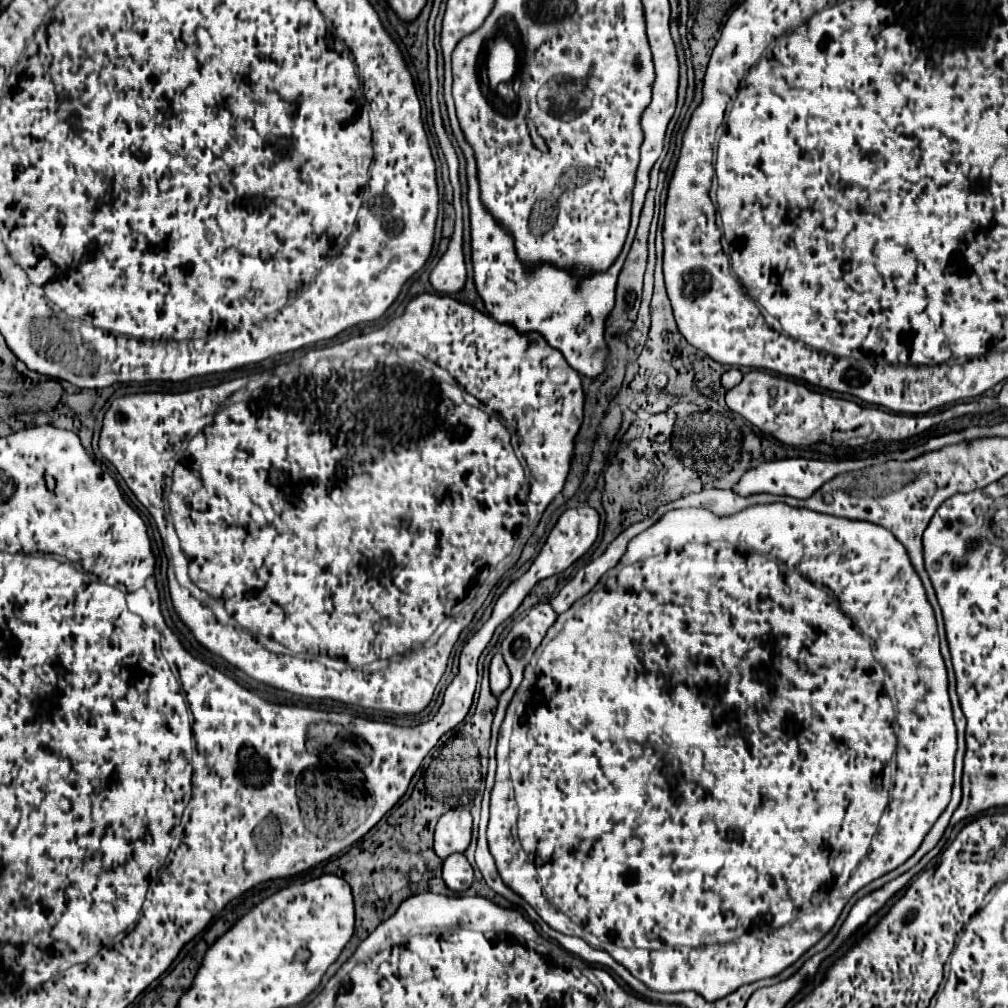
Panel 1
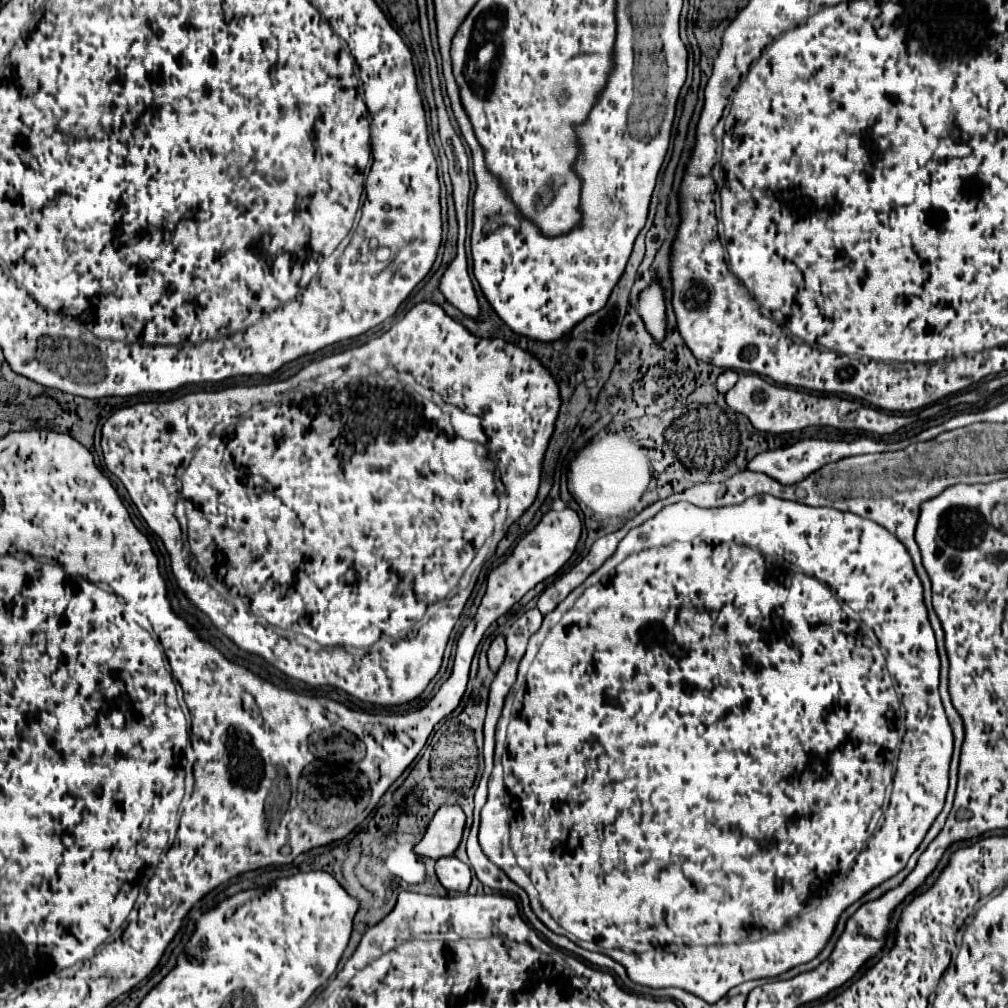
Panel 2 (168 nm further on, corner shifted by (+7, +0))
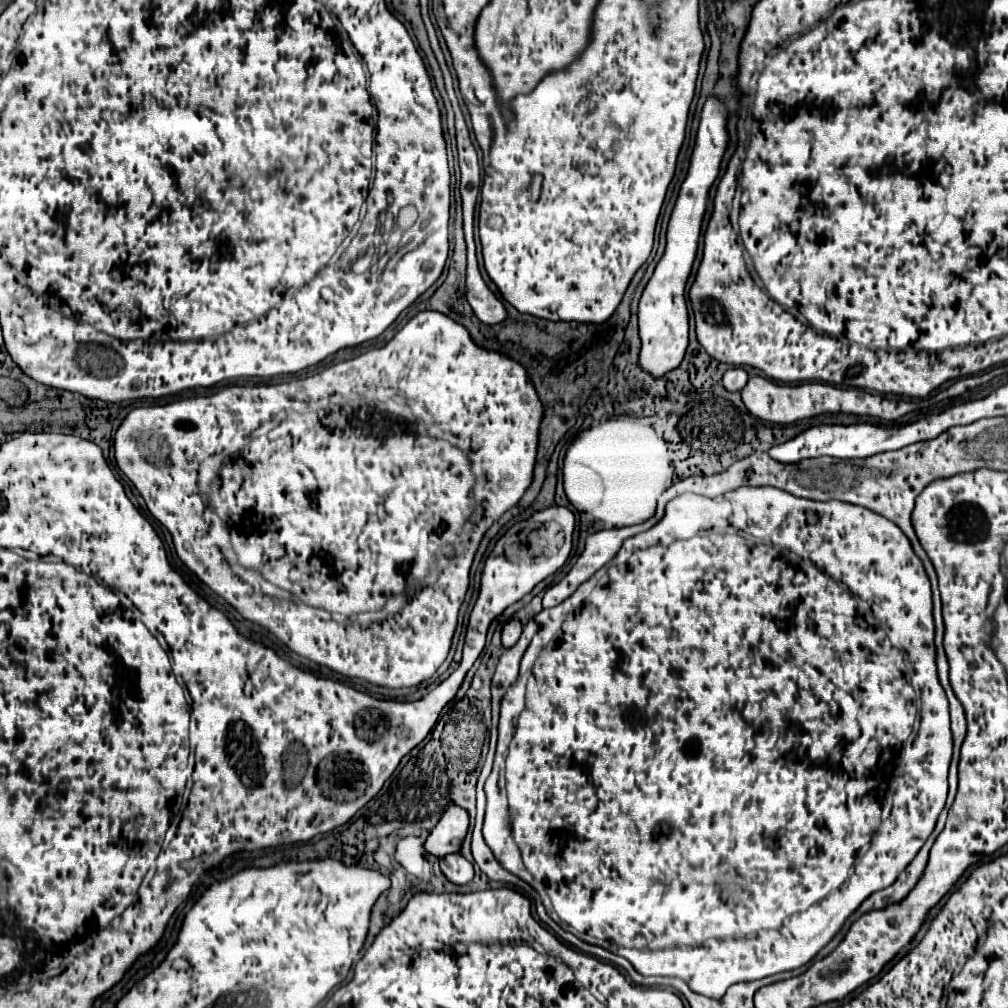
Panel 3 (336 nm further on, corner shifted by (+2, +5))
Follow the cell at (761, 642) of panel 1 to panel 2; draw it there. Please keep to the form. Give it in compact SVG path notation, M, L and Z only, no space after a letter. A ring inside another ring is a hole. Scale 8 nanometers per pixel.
M772 495L750 497L748 501L744 501L740 505L720 507L720 509L702 509L702 507L694 507L692 503L684 503L684 501L674 503L674 505L666 505L656 517L652 517L644 525L632 529L622 539L616 553L596 573L592 573L592 577L588 577L588 581L584 581L584 585L580 585L580 589L574 589L564 599L564 603L560 603L554 611L543 617L540 629L530 637L526 652L519 663L518 679L520 679L520 672L523 672L523 670L528 670L528 672L526 672L526 695L524 695L522 707L520 707L518 715L512 719L514 693L510 693L506 698L506 705L504 705L504 711L502 711L502 717L500 717L498 729L496 729L494 771L490 775L490 781L488 781L488 801L486 801L486 805L482 807L482 813L480 813L480 833L478 833L480 847L496 867L500 867L516 885L520 885L528 893L532 911L536 913L536 917L544 925L550 927L552 921L554 921L562 931L572 933L578 941L596 941L596 945L604 945L604 949L612 949L612 959L626 967L628 977L634 983L640 983L640 985L646 985L646 987L680 987L684 991L690 991L692 995L698 995L706 1003L716 1003L732 987L736 987L744 981L778 977L780 973L784 973L784 971L788 971L788 969L792 969L800 963L812 961L826 947L830 935L836 929L836 923L838 923L842 911L848 909L862 895L866 895L870 889L888 881L890 877L894 877L896 873L900 873L906 867L910 855L918 849L918 845L922 843L930 825L934 823L934 819L938 817L938 813L944 807L944 797L946 797L946 791L948 791L948 765L950 765L950 757L952 757L952 729L946 721L939 693L940 659L938 653L936 653L935 634L930 627L926 605L924 605L924 599L922 599L922 583L920 583L920 579L914 571L914 565L912 565L912 559L910 559L906 547L892 533L888 533L878 523L874 523L870 519L864 519L860 515L848 513L848 511L838 511L838 509L832 509L832 507L804 507L798 501L786 501L786 499L778 499L778 497L772 497ZM696 537L704 537L708 541L704 541L704 539L698 541ZM816 577L820 577L820 579L816 579ZM836 597L844 597L844 609L842 609L842 605ZM560 615L564 615L564 617L560 619ZM892 677L894 677L894 681L892 681ZM900 709L905 709L903 720L898 715ZM902 721L904 721L904 725L902 725ZM506 727L508 727L508 737L506 737ZM898 747L900 747L900 751L898 751L898 773L894 775L892 773L892 753L896 755ZM504 751L506 752L504 753ZM502 753L504 753L503 756ZM500 759L502 759L502 765L500 765ZM890 783L892 783L892 797L890 797L888 809L884 813L882 811L884 793L886 793L886 787ZM504 785L506 785L507 792L512 795L512 799L518 805L518 811L512 811L512 819L510 819L508 809L506 809L506 789L504 789ZM512 851L514 851L516 859L512 857ZM532 885L536 889L532 889ZM536 891L538 891L538 897L536 897ZM546 911L552 917L552 921L546 917Z

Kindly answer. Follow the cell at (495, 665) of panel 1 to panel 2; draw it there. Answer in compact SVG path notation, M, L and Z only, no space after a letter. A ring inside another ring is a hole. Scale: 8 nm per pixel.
M498 635L498 637L492 641L490 649L488 649L490 669L492 669L492 671L498 671L500 665L504 663L504 657L506 657L506 639L504 639L504 635Z

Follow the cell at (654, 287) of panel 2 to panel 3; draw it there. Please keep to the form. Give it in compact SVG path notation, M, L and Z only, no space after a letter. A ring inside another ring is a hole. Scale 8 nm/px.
M709 98L701 112L701 124L699 124L695 148L691 154L691 166L685 182L681 184L681 190L669 220L665 254L659 260L639 300L639 336L643 342L639 364L643 370L647 370L653 376L663 376L665 372L677 368L687 348L689 316L687 316L687 302L685 302L685 282L691 274L691 266L697 254L697 242L701 232L701 220L707 210L709 188L717 178L719 164L727 148L729 136L725 130L725 122L727 122L727 114L723 112L721 104L715 98Z

